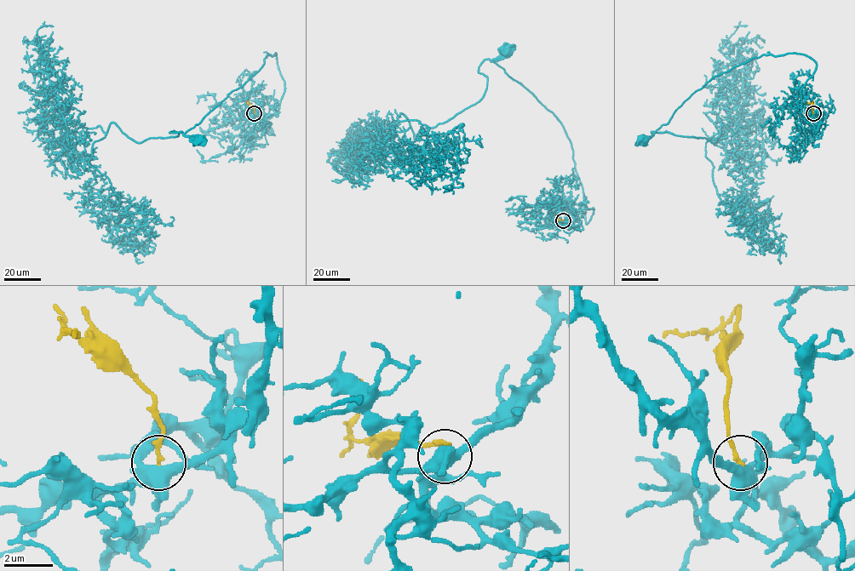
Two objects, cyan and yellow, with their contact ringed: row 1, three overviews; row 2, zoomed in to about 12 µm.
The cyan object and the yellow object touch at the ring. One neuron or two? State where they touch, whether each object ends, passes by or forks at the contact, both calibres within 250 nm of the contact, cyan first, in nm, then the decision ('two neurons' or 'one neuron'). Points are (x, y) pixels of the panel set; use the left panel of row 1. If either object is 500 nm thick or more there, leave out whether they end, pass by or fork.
(254, 113) | cyan forks | yellow ends | 440/170 nm | two neurons

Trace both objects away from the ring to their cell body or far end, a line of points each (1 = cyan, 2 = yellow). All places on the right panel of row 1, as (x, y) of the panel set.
1: (813, 113), (797, 108), (802, 117), (800, 89), (816, 63), (762, 54), (714, 76), (640, 138)
2: (813, 113), (811, 103), (807, 104)

